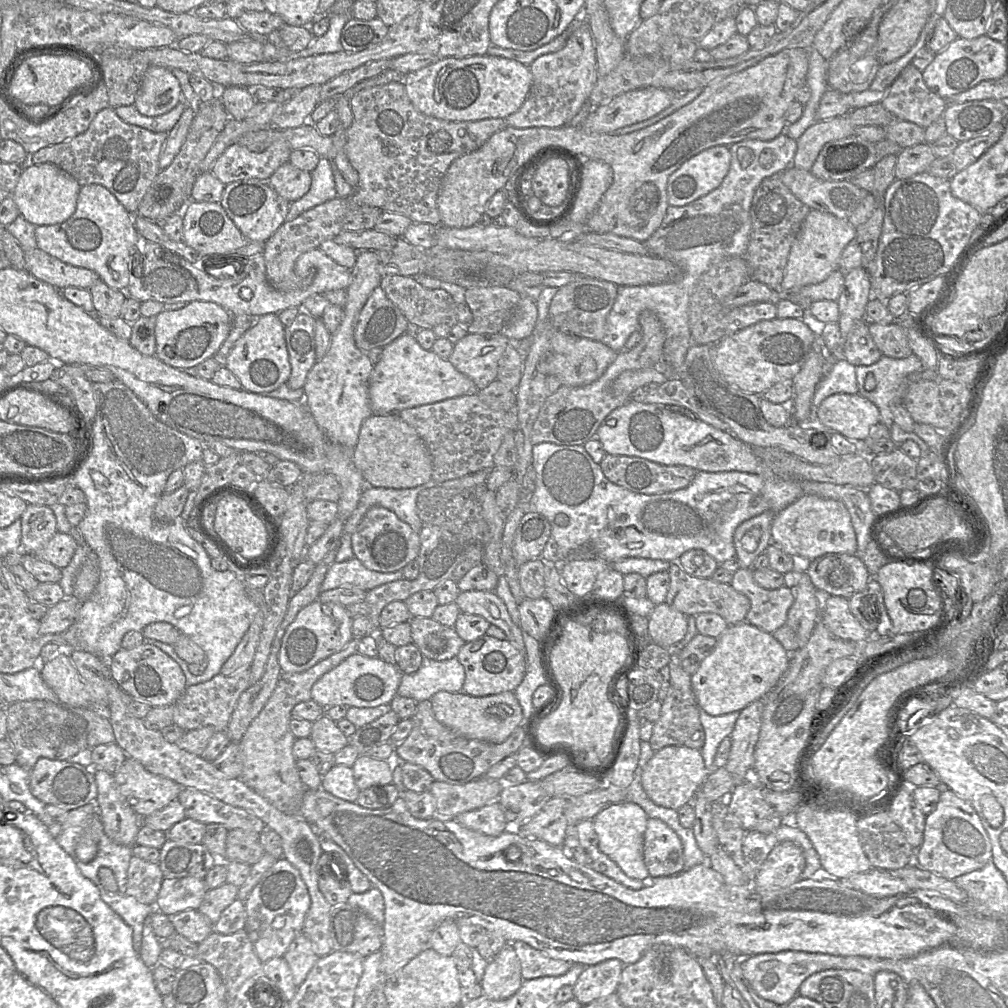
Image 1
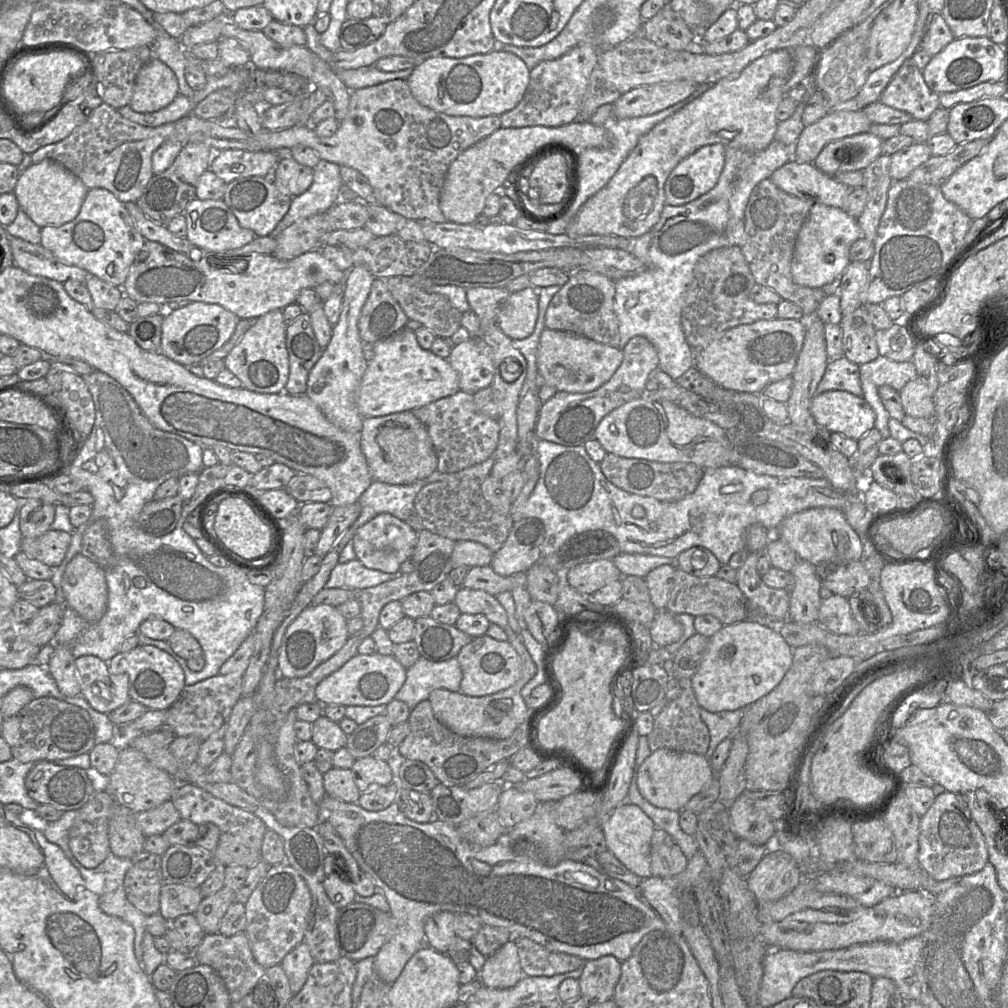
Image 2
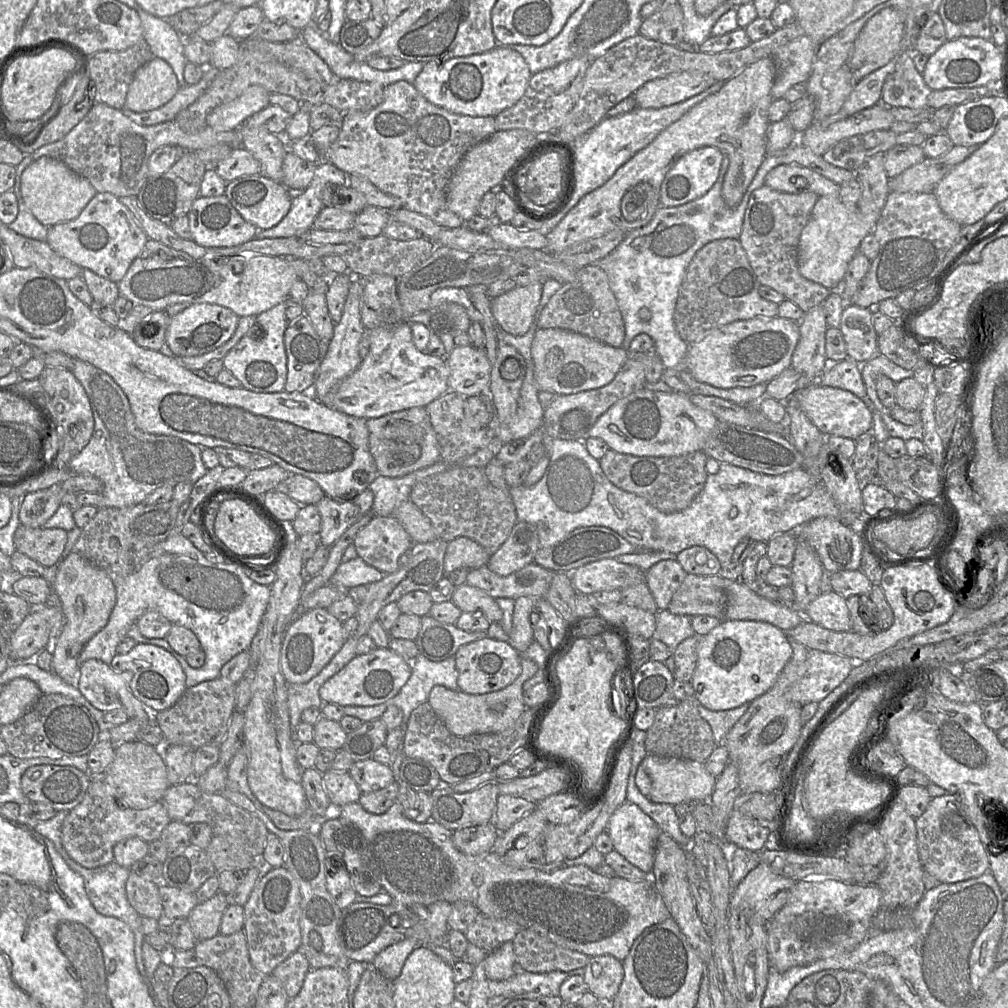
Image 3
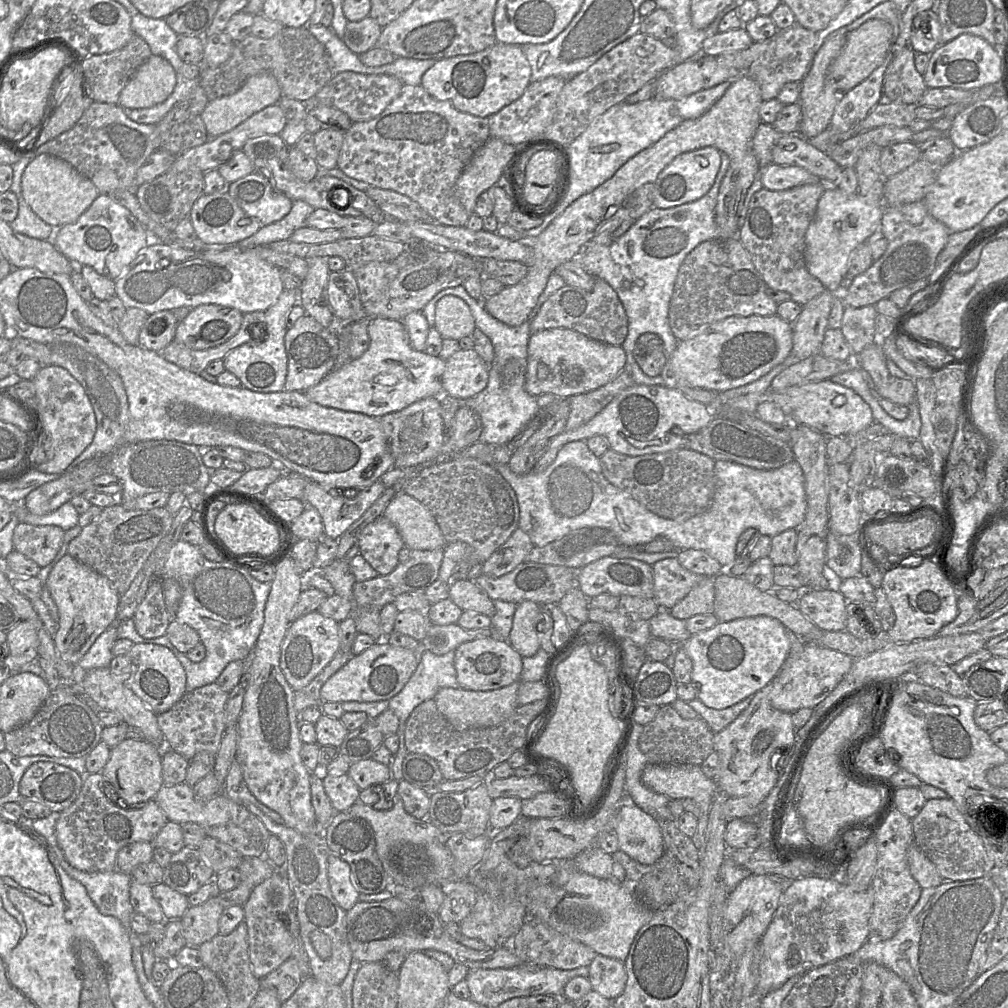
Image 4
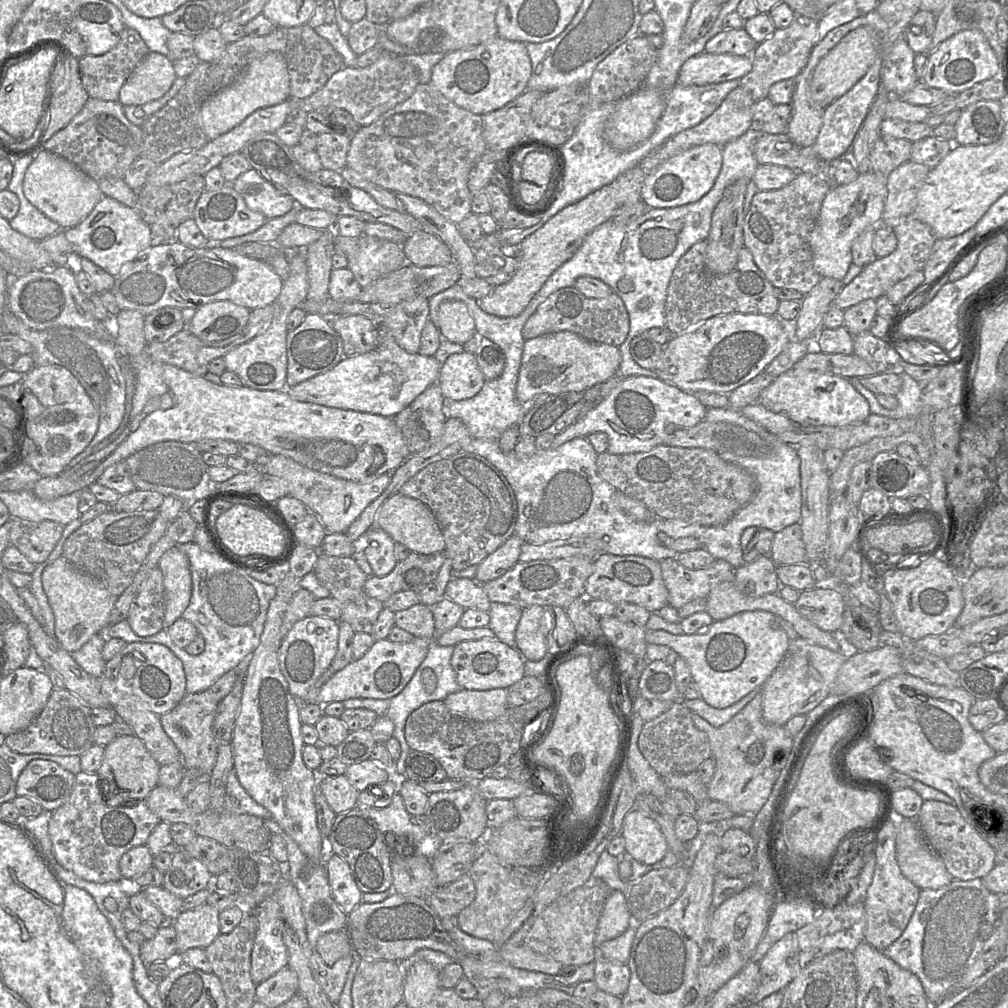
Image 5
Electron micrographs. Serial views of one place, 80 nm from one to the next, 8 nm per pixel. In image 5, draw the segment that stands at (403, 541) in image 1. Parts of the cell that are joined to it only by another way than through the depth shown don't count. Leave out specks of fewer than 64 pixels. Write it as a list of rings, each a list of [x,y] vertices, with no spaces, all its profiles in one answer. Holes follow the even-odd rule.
[[[373,526],[364,533],[364,554],[374,576],[388,575],[396,566],[395,542],[381,528]]]

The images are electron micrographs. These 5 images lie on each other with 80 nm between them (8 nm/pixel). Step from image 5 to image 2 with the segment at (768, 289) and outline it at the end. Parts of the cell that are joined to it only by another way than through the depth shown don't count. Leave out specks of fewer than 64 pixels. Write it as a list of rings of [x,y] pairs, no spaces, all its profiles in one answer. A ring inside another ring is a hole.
[[[739,246],[720,247],[703,255],[694,266],[681,310],[681,325],[687,343],[699,350],[732,327],[777,318],[776,304],[757,304],[750,299],[755,284]]]

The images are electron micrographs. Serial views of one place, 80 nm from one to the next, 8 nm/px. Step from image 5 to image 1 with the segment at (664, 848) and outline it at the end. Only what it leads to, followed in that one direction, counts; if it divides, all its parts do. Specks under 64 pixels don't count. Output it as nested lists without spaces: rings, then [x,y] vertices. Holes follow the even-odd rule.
[[[626,800],[608,805],[593,819],[594,830],[598,837],[598,849],[633,879],[651,879],[643,859],[644,833],[648,818],[640,806]]]

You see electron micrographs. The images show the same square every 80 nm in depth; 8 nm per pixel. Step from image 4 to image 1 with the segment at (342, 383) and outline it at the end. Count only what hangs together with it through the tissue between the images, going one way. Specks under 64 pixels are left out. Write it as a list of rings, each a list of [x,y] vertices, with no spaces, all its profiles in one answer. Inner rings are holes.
[[[409,332],[383,347],[381,358],[374,365],[369,378],[370,406],[375,415],[388,415],[477,392],[478,388],[468,376],[431,349],[424,350]]]

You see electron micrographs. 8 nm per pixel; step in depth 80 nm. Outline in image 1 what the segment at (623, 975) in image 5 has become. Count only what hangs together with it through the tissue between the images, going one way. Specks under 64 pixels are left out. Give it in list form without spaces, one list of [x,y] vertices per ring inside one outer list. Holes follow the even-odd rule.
[[[615,958],[585,966],[573,985],[574,999],[586,1005],[616,992],[624,964]]]

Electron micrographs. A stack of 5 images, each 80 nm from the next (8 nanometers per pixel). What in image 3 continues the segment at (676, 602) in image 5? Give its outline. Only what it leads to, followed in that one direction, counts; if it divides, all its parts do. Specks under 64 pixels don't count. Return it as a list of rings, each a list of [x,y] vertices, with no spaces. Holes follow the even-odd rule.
[[[662,560],[653,565],[645,576],[659,611],[667,610],[673,594],[687,573],[677,560]]]

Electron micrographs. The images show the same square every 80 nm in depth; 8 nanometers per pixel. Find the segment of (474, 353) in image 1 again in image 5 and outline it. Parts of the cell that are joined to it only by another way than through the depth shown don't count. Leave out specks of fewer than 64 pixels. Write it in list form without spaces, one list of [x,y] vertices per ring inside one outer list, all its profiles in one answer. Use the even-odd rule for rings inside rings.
[[[472,353],[451,354],[441,365],[438,386],[446,400],[460,401],[475,396],[486,379]]]

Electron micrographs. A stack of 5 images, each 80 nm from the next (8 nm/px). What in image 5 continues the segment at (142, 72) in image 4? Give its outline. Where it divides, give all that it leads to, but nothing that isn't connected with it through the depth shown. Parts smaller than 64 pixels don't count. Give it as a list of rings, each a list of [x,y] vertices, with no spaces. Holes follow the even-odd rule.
[[[149,52],[122,86],[118,102],[138,106],[161,98],[177,77],[172,63],[169,57]]]

